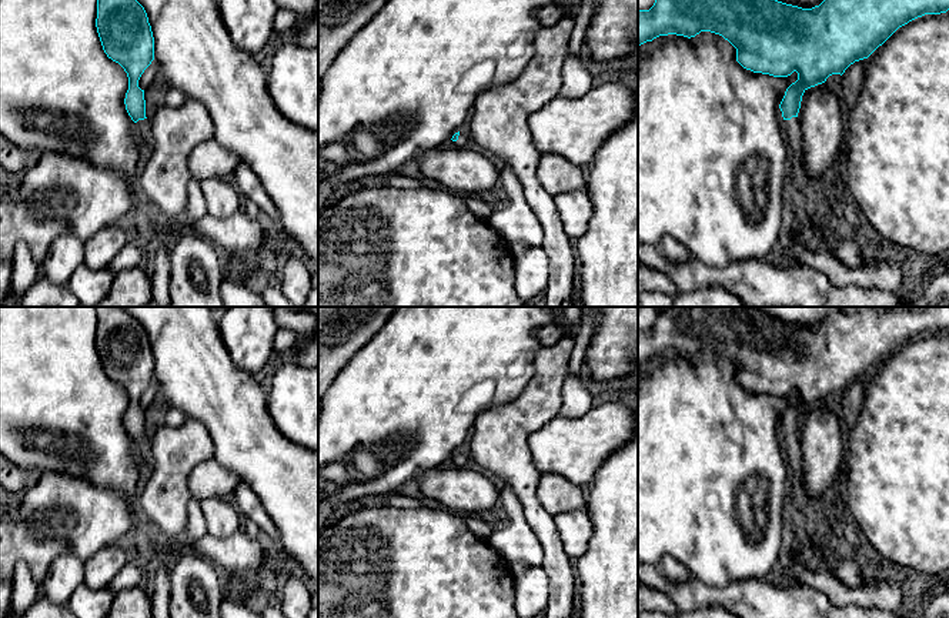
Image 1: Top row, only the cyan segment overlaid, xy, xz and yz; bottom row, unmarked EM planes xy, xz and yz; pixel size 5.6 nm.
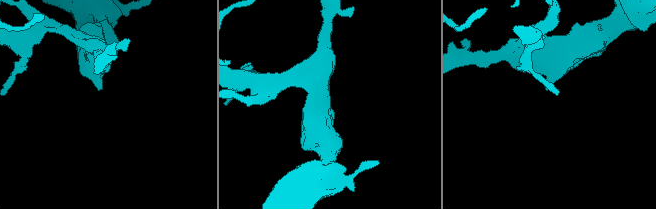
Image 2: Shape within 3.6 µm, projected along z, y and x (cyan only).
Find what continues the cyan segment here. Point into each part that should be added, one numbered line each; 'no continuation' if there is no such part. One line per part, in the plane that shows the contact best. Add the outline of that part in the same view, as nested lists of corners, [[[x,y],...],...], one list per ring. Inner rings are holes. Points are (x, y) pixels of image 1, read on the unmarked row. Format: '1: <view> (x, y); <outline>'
1: yz (791, 447); [[[798,437],[783,440],[783,455],[788,464],[791,480],[801,482],[801,450]]]

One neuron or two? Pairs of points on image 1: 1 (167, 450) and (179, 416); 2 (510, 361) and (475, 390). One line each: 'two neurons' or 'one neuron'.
1: two neurons
2: one neuron

